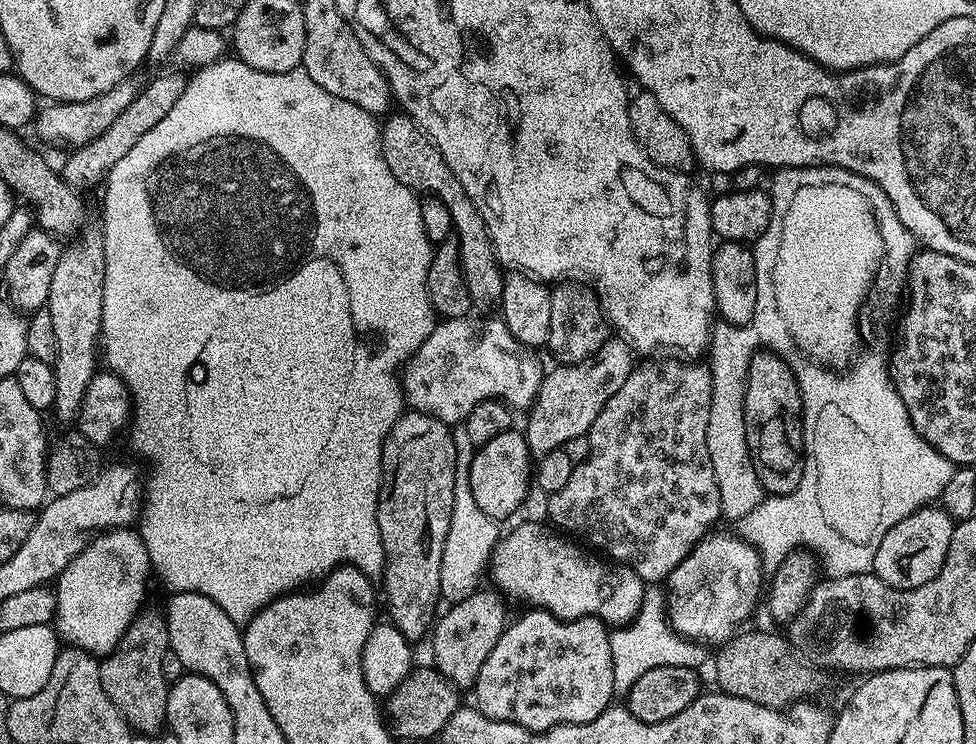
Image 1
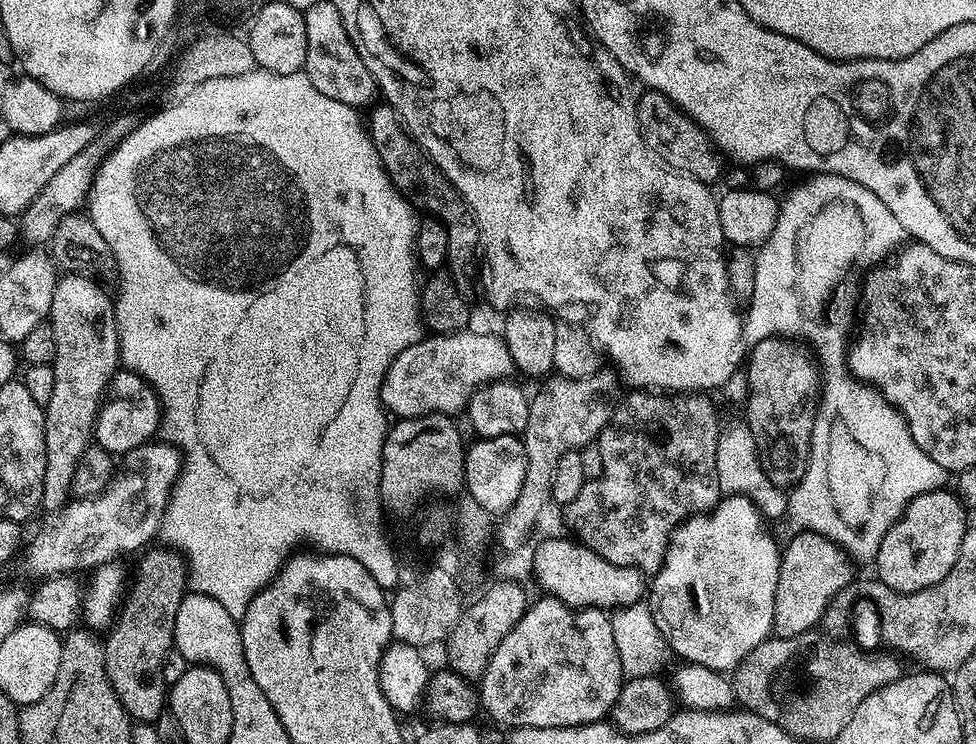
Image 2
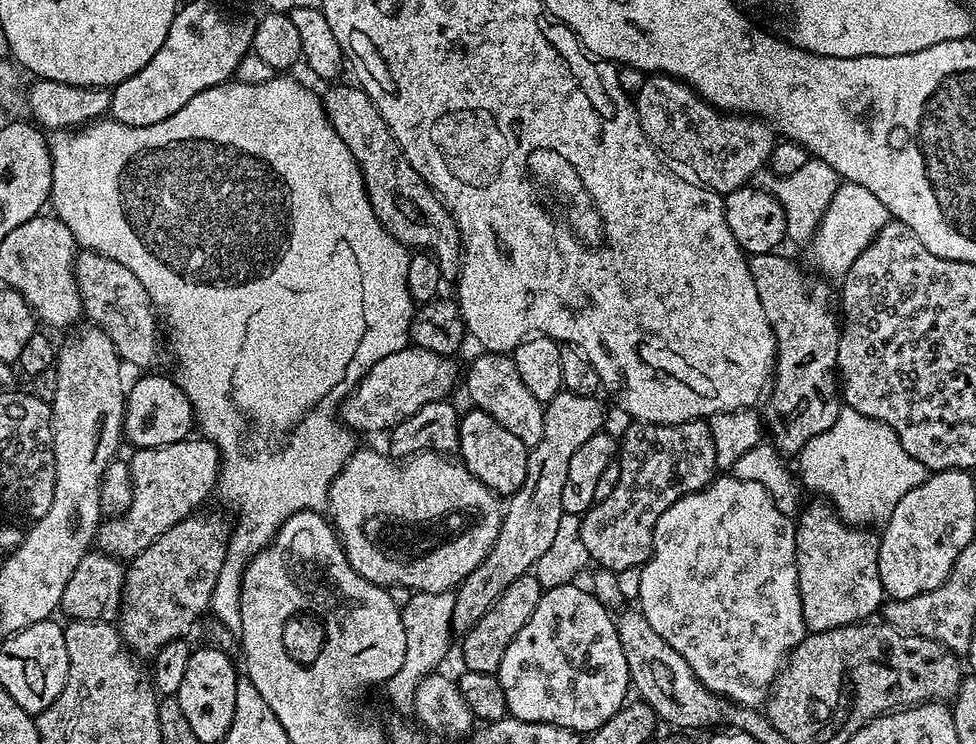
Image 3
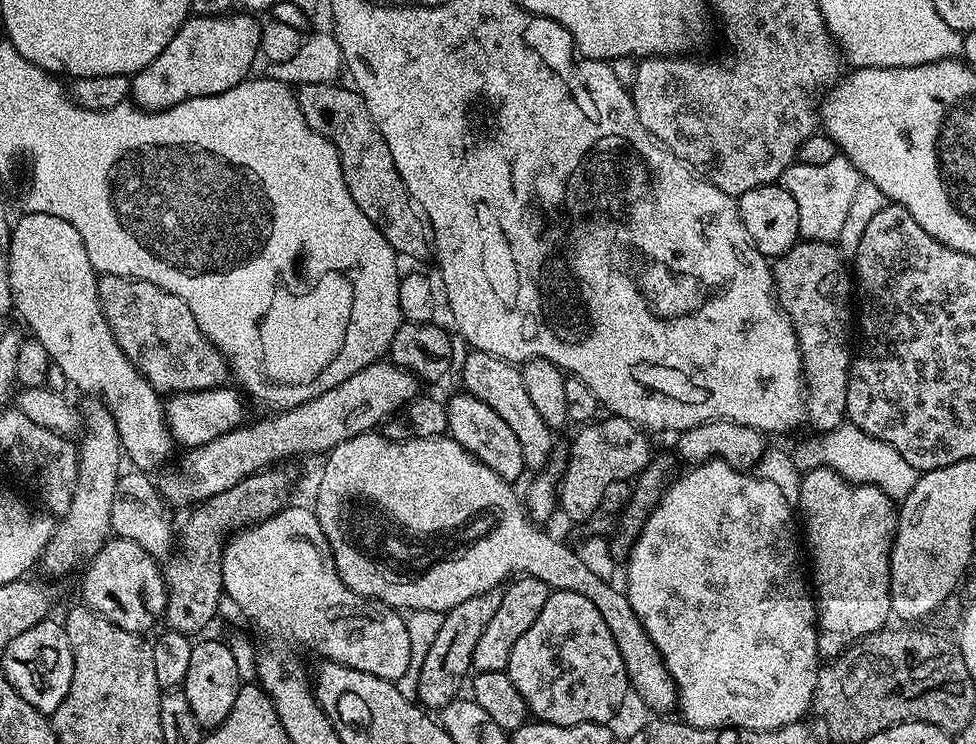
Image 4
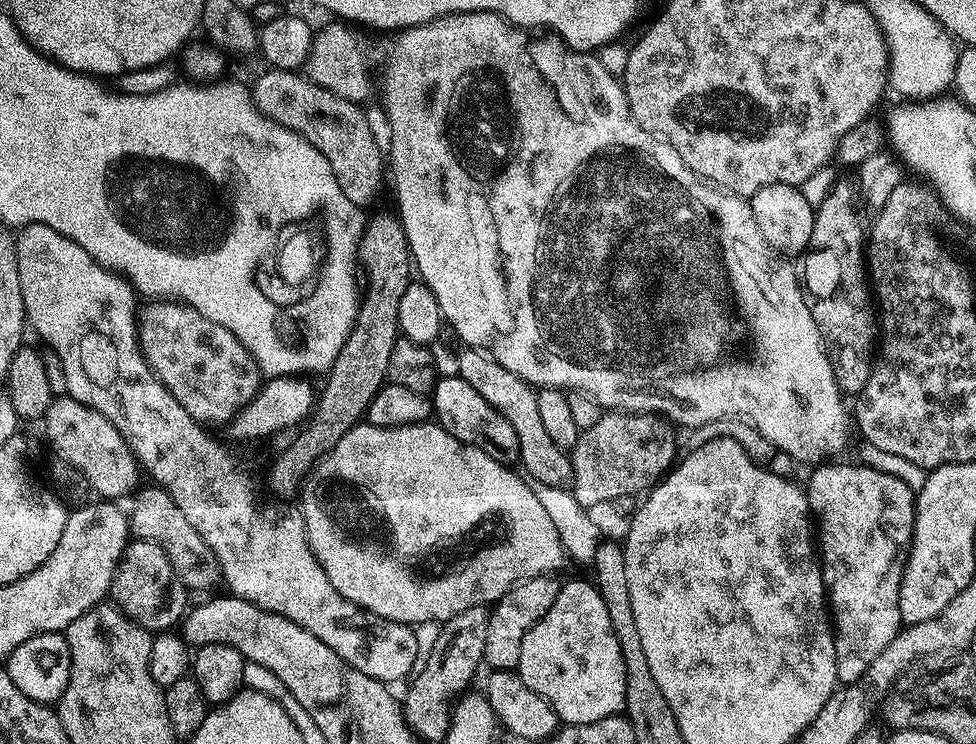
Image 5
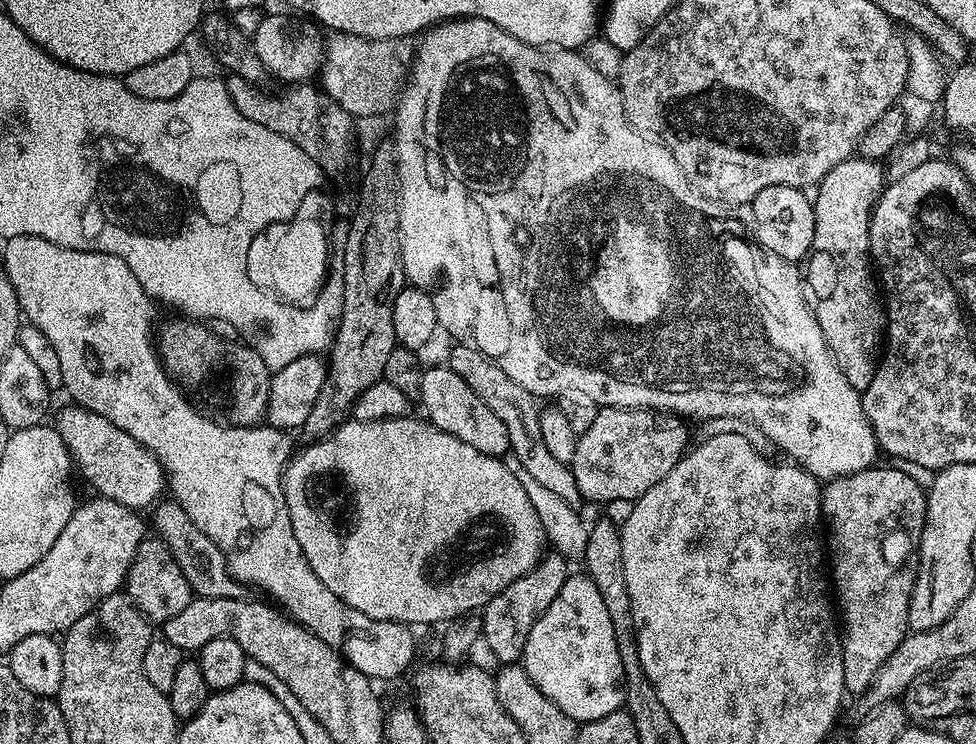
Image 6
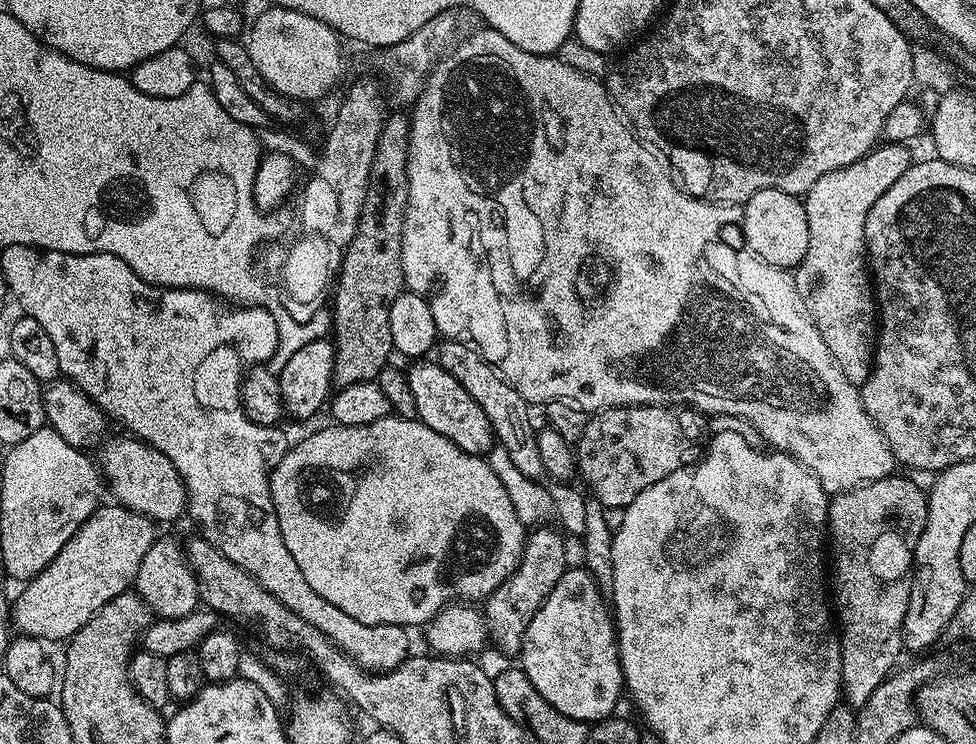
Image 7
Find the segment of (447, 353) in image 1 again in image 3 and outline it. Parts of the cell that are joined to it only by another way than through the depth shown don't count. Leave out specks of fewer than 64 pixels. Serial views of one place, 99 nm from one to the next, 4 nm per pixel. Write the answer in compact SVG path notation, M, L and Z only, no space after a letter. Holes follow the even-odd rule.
M415 346L389 354L382 362L374 362L356 389L344 399L338 409L339 419L356 434L364 431L387 433L410 418L410 414L422 410L422 406L451 397L456 384L456 362L453 357L439 356Z

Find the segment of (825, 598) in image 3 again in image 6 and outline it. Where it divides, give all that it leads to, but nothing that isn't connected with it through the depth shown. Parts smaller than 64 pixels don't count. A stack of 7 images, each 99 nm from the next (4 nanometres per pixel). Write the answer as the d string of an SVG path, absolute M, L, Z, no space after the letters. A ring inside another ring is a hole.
M873 466L838 476L829 480L822 488L822 516L826 521L826 548L830 553L830 580L834 585L834 600L844 611L842 616L842 643L844 655L844 690L848 694L865 692L876 677L876 671L883 666L886 658L898 650L904 637L909 635L908 605L895 604L890 597L884 596L884 587L896 576L896 571L904 564L904 559L914 552L914 536L924 529L924 509L926 507L925 489L895 466L880 468Z

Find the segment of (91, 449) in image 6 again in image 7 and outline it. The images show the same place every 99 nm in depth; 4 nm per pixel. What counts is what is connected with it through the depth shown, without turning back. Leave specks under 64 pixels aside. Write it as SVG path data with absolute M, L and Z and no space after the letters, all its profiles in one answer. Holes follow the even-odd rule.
M132 436L109 439L103 443L100 468L105 481L115 496L115 501L130 509L142 513L153 521L174 520L187 511L188 495L184 480L177 468L164 454L144 441Z

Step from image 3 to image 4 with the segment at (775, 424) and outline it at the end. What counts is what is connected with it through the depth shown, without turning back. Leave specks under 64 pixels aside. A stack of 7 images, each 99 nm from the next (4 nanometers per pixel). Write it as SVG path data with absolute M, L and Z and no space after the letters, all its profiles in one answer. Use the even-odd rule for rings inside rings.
M804 240L771 265L780 311L788 317L800 340L806 381L806 420L820 434L845 423L848 371L854 359L854 280L849 269L848 272L844 269L845 261L830 254L836 247L835 243Z

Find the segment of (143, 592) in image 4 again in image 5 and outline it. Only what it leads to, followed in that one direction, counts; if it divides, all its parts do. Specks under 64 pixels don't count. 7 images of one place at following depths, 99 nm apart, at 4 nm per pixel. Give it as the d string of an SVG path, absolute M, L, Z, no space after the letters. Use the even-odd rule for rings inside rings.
M133 539L120 556L112 579L111 599L117 608L141 628L159 634L181 623L189 593L175 576L174 568L162 548L152 541Z

